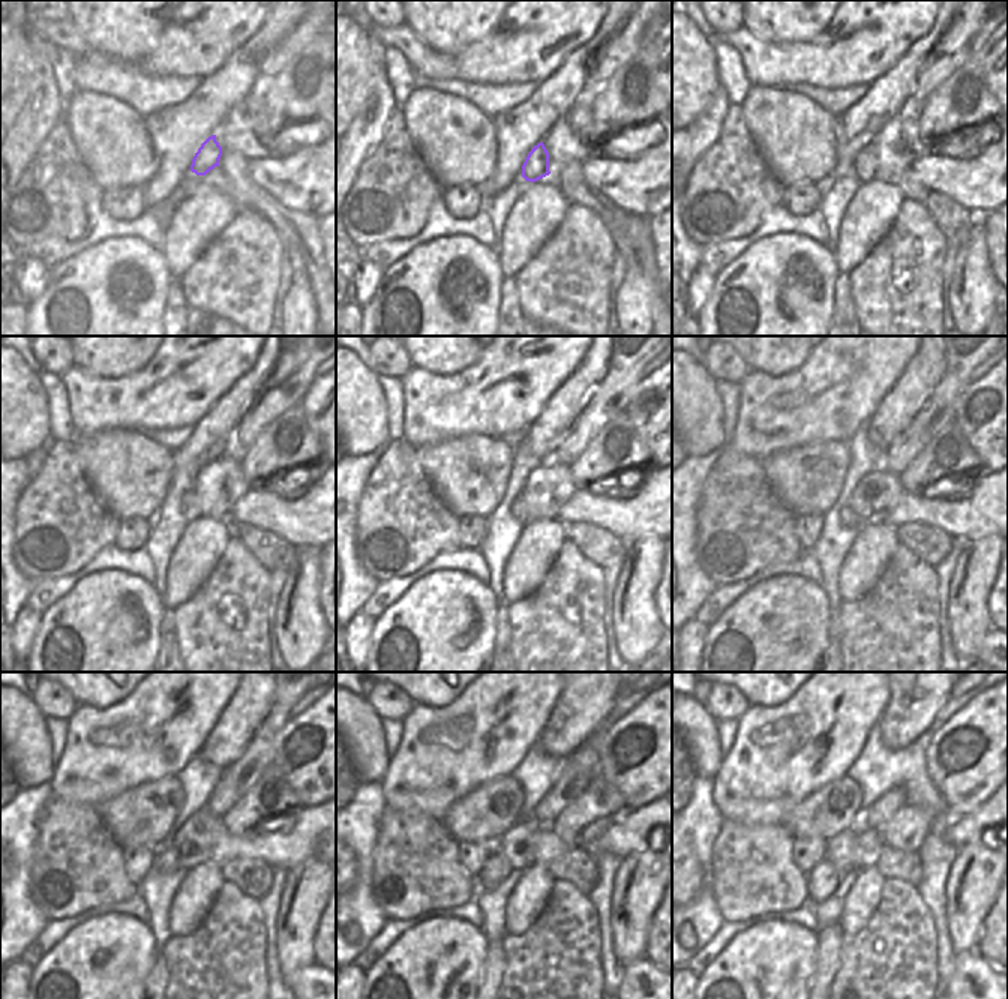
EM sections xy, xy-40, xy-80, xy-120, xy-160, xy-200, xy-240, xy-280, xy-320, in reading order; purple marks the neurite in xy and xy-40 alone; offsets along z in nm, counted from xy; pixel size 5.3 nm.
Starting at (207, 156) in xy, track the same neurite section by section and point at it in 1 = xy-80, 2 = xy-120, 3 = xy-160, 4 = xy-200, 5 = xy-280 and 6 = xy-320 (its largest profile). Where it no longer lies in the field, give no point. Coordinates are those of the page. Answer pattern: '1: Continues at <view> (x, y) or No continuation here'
1: Continues at xy-80 (866, 161)
2: Continues at xy-120 (189, 503)
3: Continues at xy-160 (519, 507)
4: Continues at xy-200 (848, 518)
5: Continues at xy-280 (497, 867)
6: Continues at xy-320 (822, 879).

